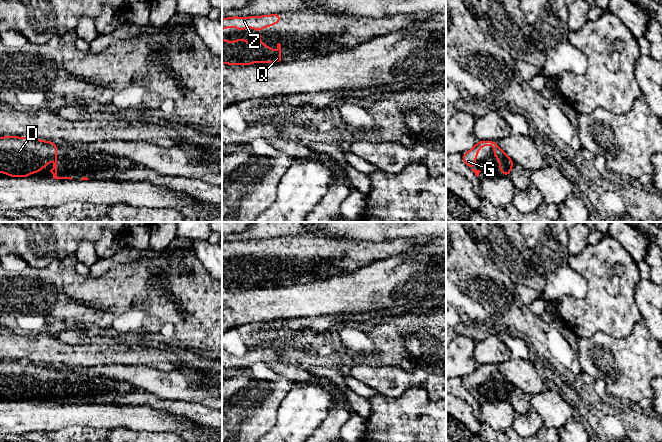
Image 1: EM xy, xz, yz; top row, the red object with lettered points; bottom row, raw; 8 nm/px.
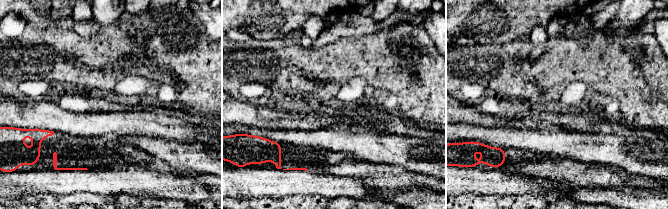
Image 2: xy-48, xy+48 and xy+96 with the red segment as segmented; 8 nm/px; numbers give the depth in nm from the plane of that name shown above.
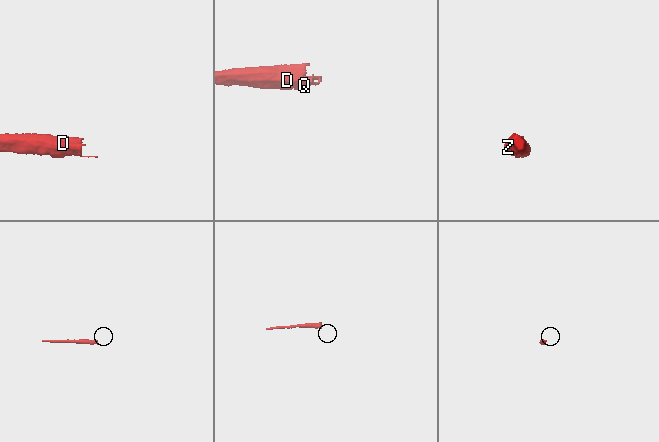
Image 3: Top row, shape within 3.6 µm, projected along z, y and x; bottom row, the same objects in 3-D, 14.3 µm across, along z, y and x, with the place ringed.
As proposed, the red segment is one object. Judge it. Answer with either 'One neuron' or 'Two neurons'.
One neuron

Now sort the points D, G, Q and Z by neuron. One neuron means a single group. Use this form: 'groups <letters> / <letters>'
groups D G Q Z

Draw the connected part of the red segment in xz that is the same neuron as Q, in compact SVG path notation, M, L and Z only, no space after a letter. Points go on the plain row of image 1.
M261 259L257 260L257 277L251 279L253 271L248 263L234 263L231 268L228 263L222 263L222 287L228 289L253 289L261 287L276 287L281 285L281 268L277 268L277 276L273 276L272 271L266 270Z

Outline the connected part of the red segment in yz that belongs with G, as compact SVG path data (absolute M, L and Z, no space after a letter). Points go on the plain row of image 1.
M478 364L476 368L473 370L472 373L469 375L461 378L463 387L470 392L475 399L478 401L480 394L472 393L472 389L478 389L479 386L475 385L474 382L479 380L479 373L481 371L486 371L488 369L491 369L494 371L495 376L491 378L492 381L499 382L498 388L500 390L500 393L498 396L502 396L504 398L504 401L508 402L509 398L511 396L512 391L515 389L513 384L499 371L497 365L495 364Z

